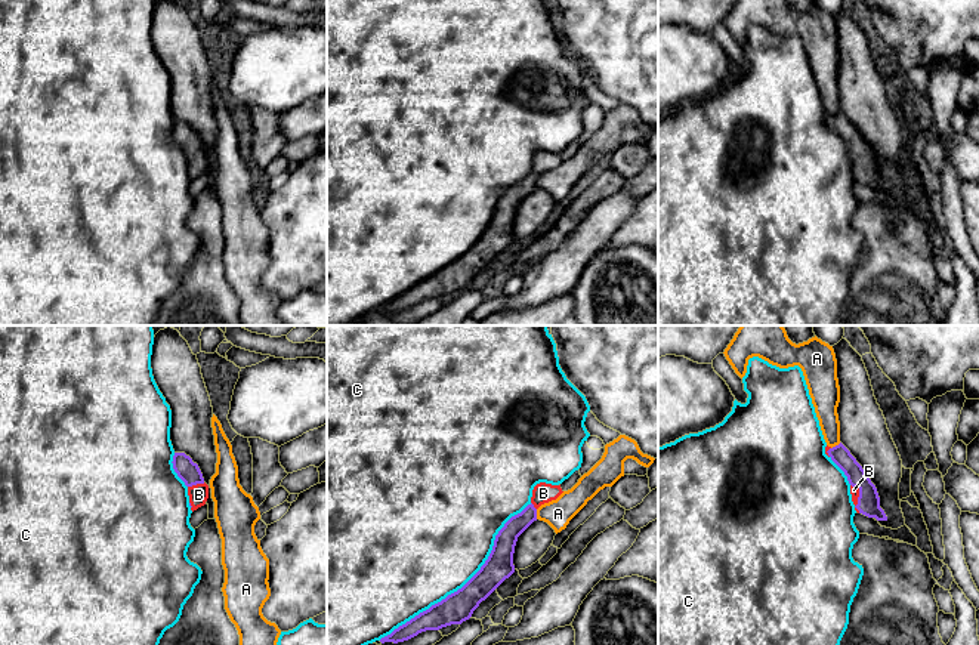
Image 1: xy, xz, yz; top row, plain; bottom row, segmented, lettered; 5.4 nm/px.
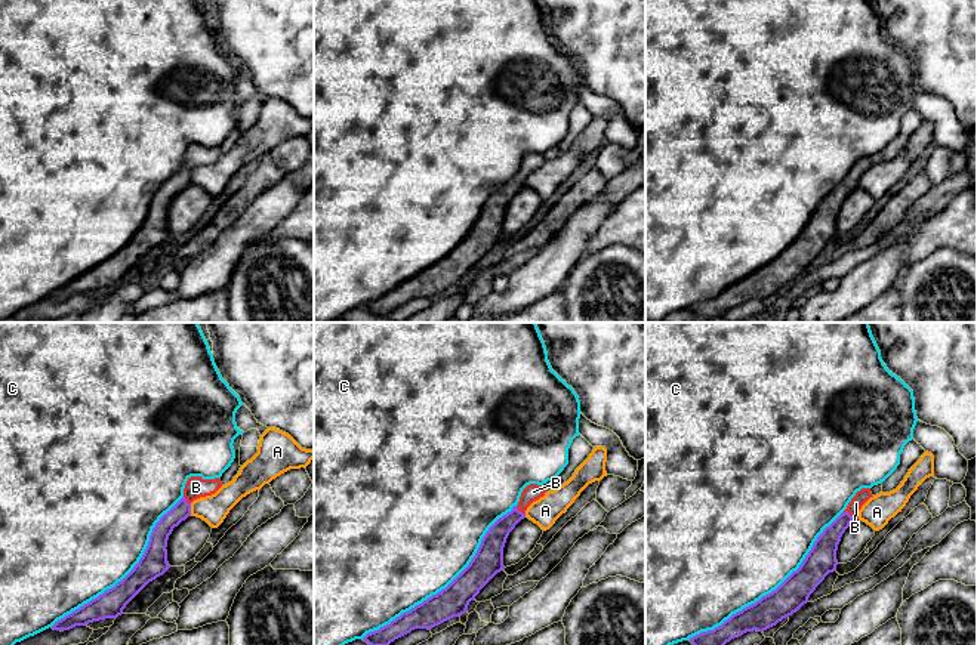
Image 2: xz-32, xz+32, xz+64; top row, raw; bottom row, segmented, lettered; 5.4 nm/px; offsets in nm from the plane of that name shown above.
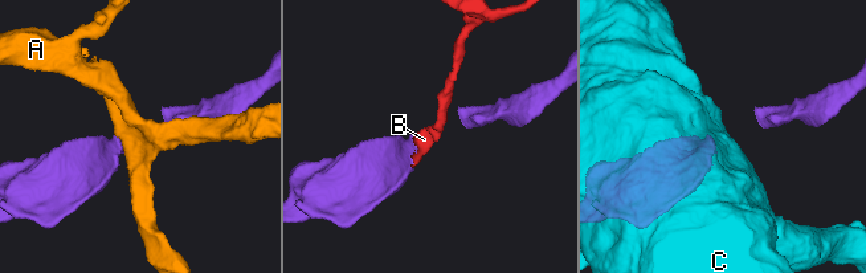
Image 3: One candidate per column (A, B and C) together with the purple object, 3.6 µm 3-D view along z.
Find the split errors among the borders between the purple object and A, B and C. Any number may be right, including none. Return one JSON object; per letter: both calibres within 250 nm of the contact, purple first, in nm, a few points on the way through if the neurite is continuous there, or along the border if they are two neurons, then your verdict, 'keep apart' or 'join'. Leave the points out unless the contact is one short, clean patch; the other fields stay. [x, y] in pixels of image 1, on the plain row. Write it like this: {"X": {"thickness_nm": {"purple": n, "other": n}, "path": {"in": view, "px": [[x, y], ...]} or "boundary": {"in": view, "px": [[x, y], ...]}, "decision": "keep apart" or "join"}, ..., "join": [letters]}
{"A": {"thickness_nm": {"purple": 120, "other": 150}, "decision": "keep apart"}, "B": {"thickness_nm": {"purple": 120, "other": 110}, "path": {"in": "xy", "px": [[188, 139], [195, 153], [198, 163]]}, "decision": "join"}, "C": {"thickness_nm": {"purple": 160, "other": 500}, "decision": "keep apart"}, "join": ["B"]}

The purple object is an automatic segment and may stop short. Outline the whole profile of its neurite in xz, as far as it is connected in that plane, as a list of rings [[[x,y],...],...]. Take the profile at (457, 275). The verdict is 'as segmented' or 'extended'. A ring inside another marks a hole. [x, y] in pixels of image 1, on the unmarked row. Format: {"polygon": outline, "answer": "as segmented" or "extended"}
{"polygon": [[[537,152],[531,172],[512,185],[495,204],[492,219],[481,238],[461,257],[399,294],[380,311],[398,312],[421,300],[439,299],[469,288],[479,272],[515,241],[513,222],[518,206],[537,189],[537,178],[556,169],[562,161],[560,154]]], "answer": "extended"}

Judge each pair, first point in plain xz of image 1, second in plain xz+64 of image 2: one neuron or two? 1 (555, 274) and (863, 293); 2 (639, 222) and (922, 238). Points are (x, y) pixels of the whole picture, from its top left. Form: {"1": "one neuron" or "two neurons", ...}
{"1": "one neuron", "2": "one neuron"}

